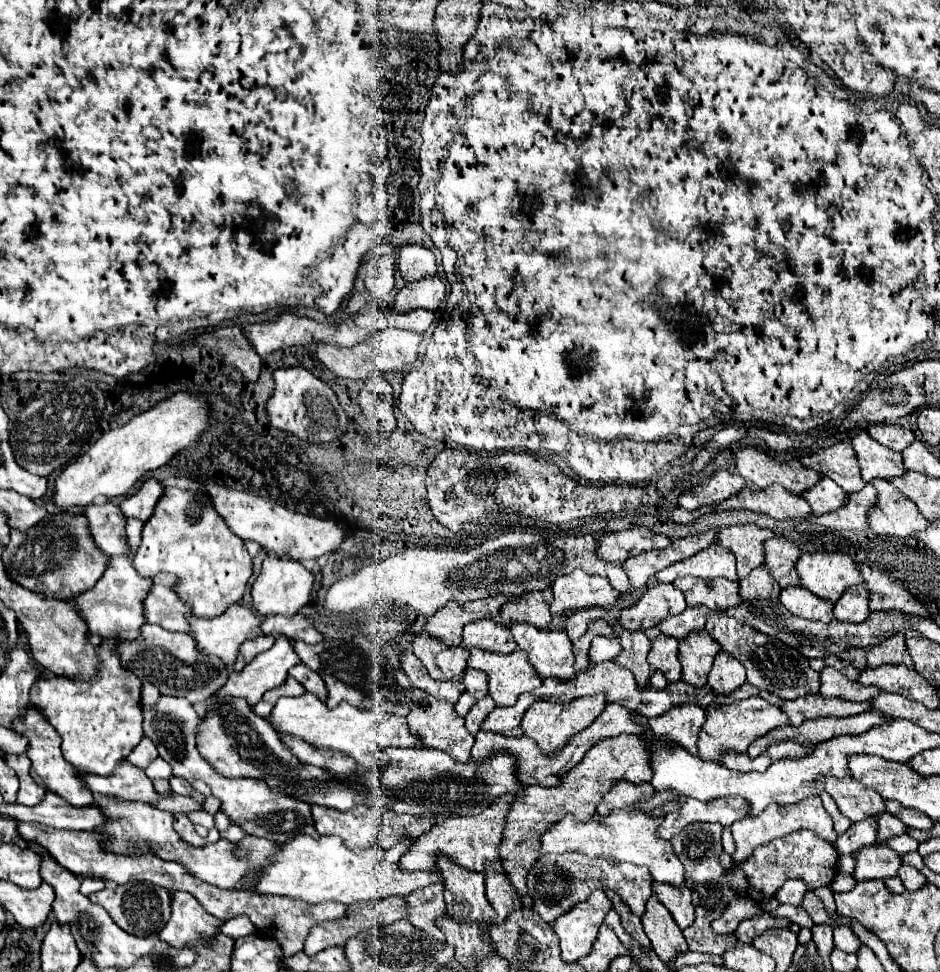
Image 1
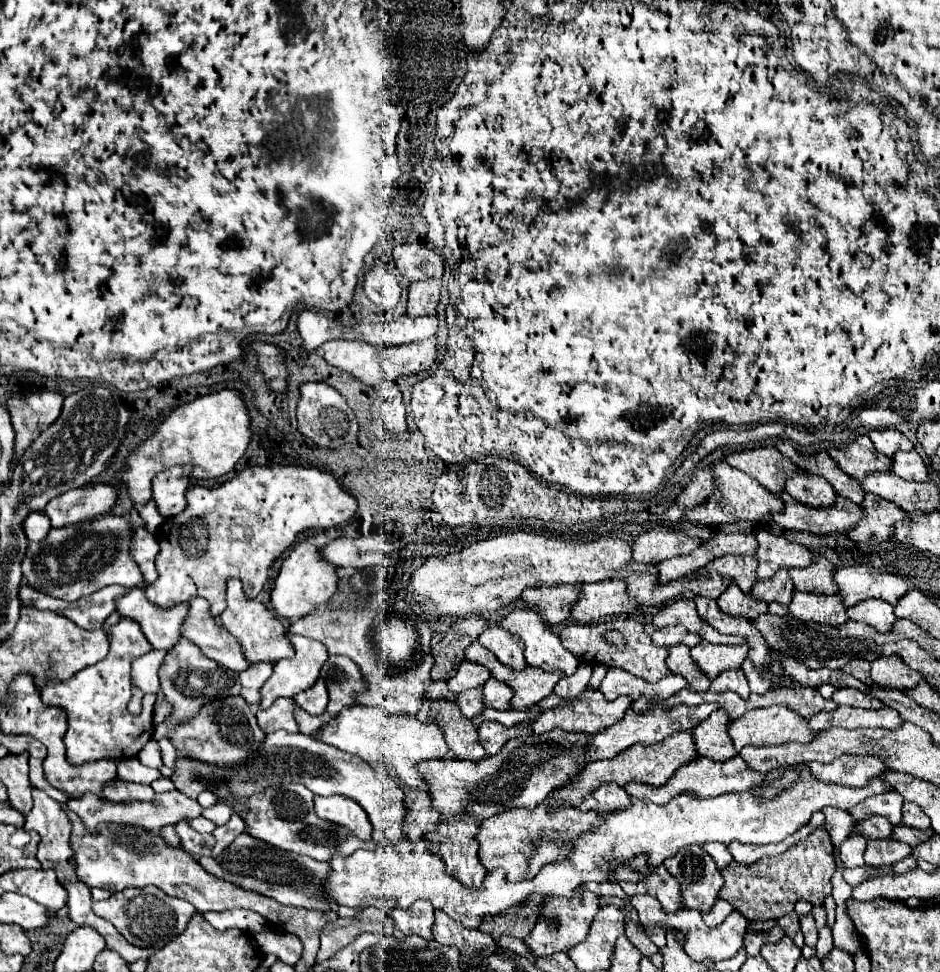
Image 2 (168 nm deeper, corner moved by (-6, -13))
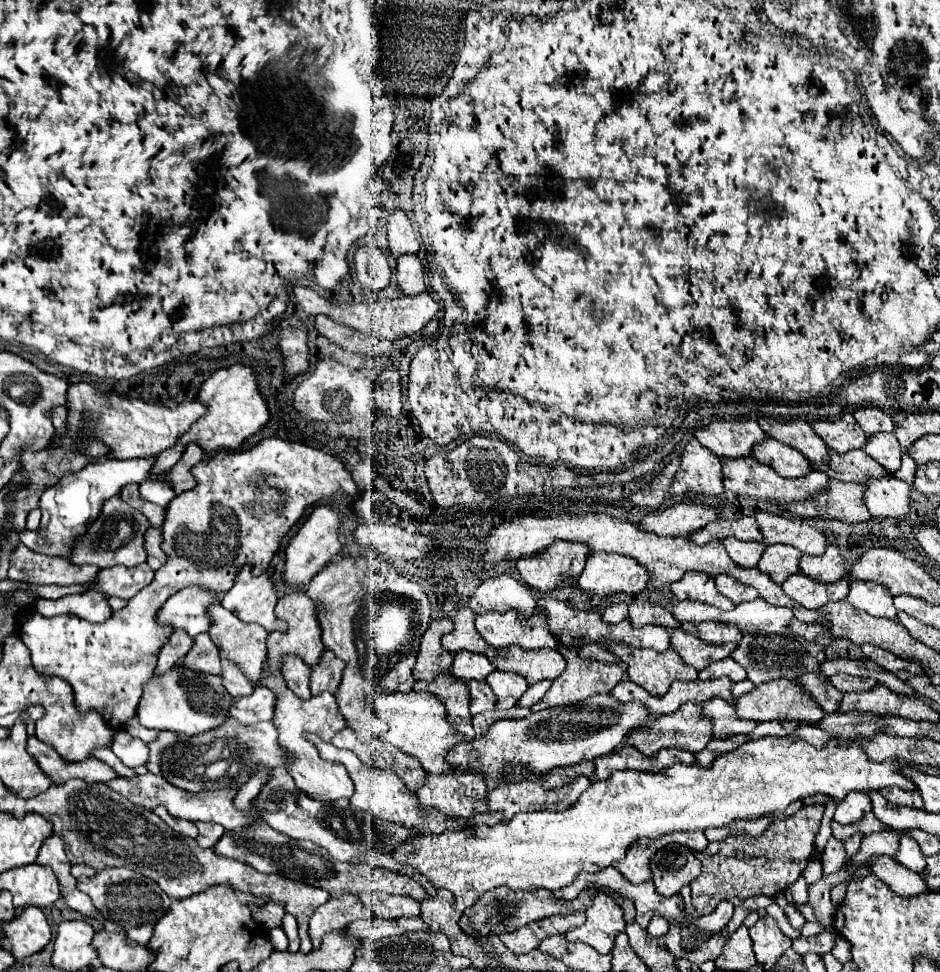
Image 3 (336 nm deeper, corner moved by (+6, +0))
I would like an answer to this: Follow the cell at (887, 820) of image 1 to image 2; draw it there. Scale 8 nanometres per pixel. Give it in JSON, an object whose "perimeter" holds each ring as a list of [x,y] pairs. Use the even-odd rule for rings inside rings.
{"perimeter":[[[872,815],[864,821],[854,821],[852,827],[852,835],[864,835],[866,839],[890,839],[892,835],[892,823],[886,817],[880,815]]]}

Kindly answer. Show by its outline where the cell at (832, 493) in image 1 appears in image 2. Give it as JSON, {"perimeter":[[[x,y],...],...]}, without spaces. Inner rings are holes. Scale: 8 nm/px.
{"perimeter":[[[800,471],[794,477],[790,477],[786,481],[784,489],[794,499],[798,499],[800,503],[810,505],[810,507],[828,507],[836,499],[836,491],[832,489],[832,485],[828,485],[828,481],[824,477],[818,477],[814,473],[806,473],[806,471]]]}

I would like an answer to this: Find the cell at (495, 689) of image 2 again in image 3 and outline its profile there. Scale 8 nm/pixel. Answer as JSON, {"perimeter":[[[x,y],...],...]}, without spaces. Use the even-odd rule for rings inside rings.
{"perimeter":[[[494,670],[490,676],[486,676],[486,682],[492,686],[492,692],[496,694],[496,710],[508,710],[516,704],[516,700],[526,692],[528,684],[520,674],[514,672],[498,672]]]}

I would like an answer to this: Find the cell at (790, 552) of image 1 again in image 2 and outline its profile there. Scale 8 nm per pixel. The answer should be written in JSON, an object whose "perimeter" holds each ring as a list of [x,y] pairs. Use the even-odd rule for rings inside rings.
{"perimeter":[[[816,555],[816,561],[804,569],[790,569],[790,577],[794,581],[796,591],[810,591],[818,595],[836,595],[840,587],[834,581],[836,567],[824,559],[822,555]]]}

